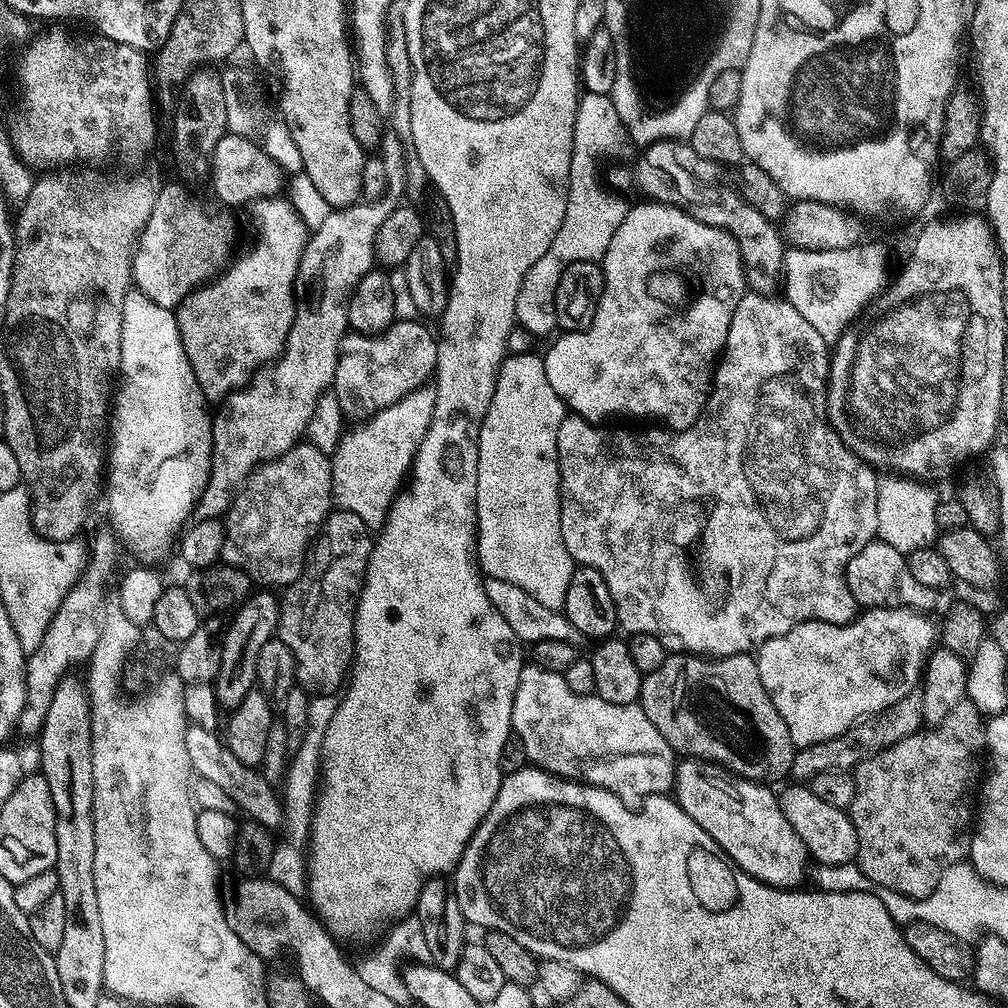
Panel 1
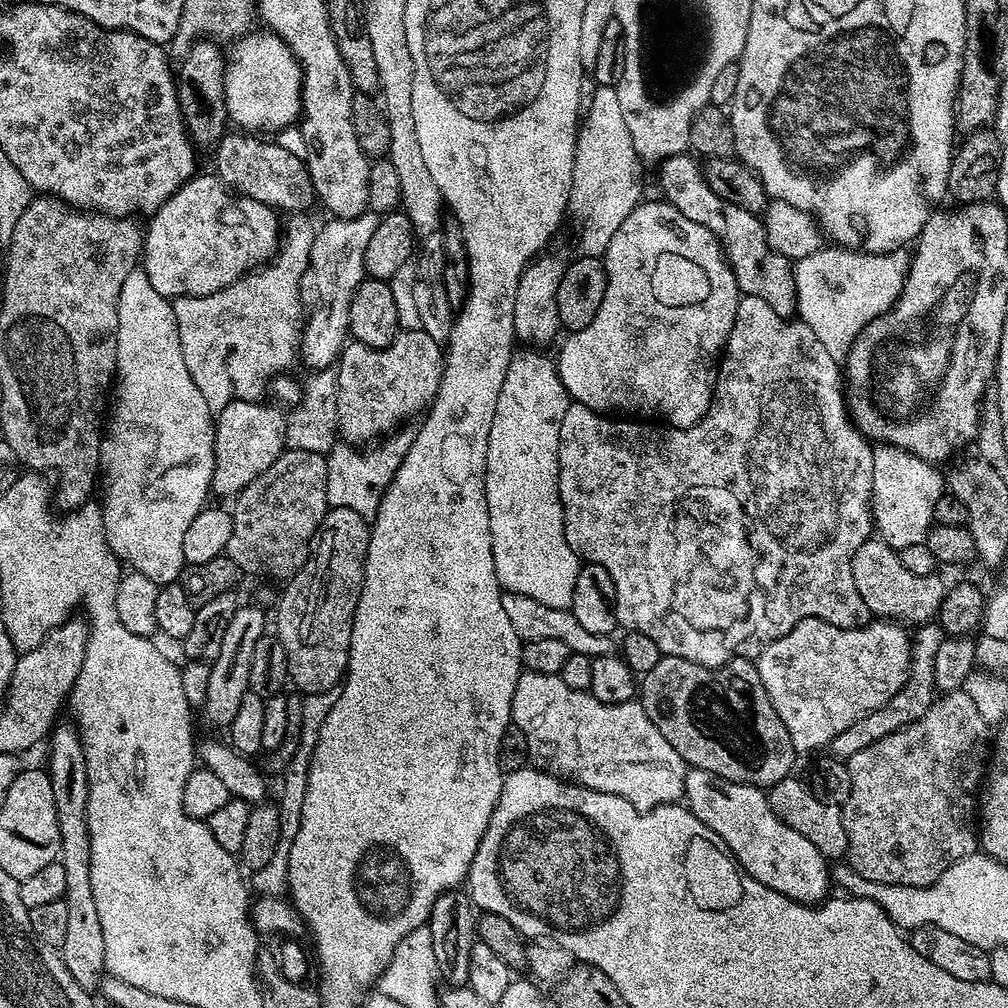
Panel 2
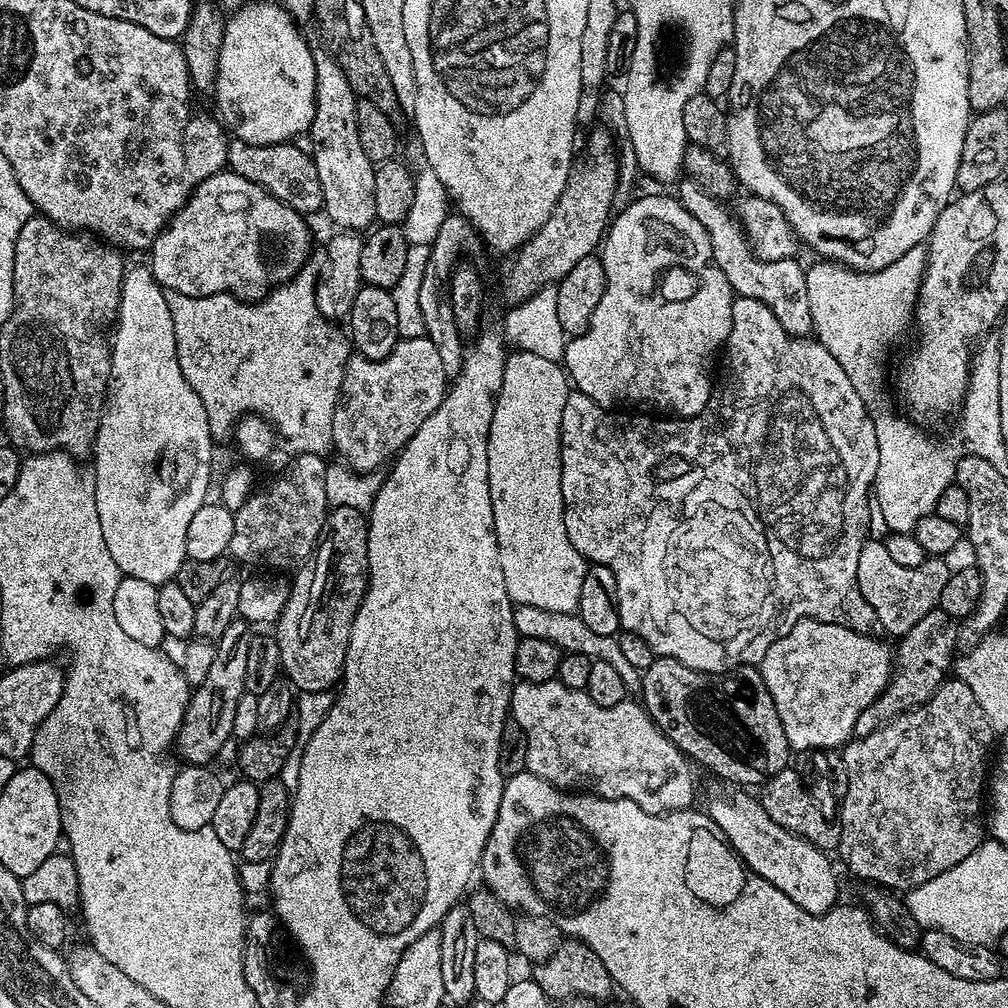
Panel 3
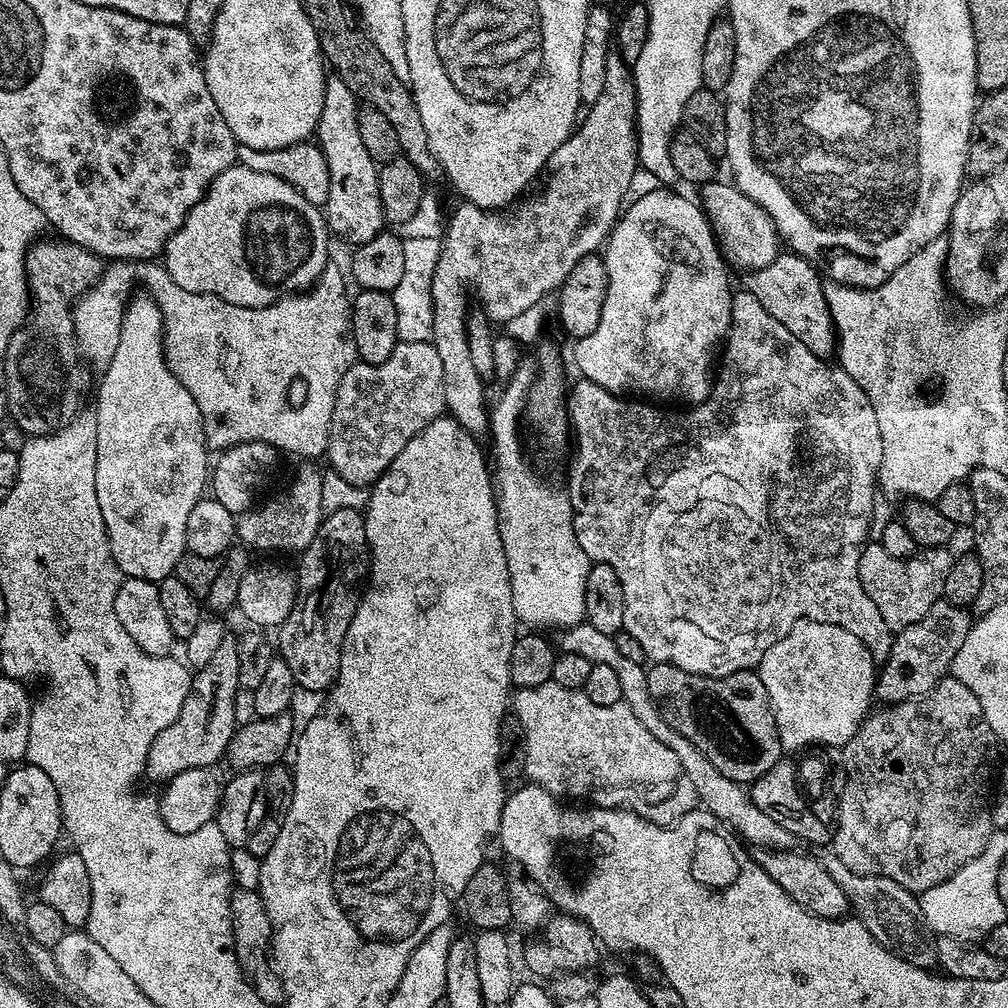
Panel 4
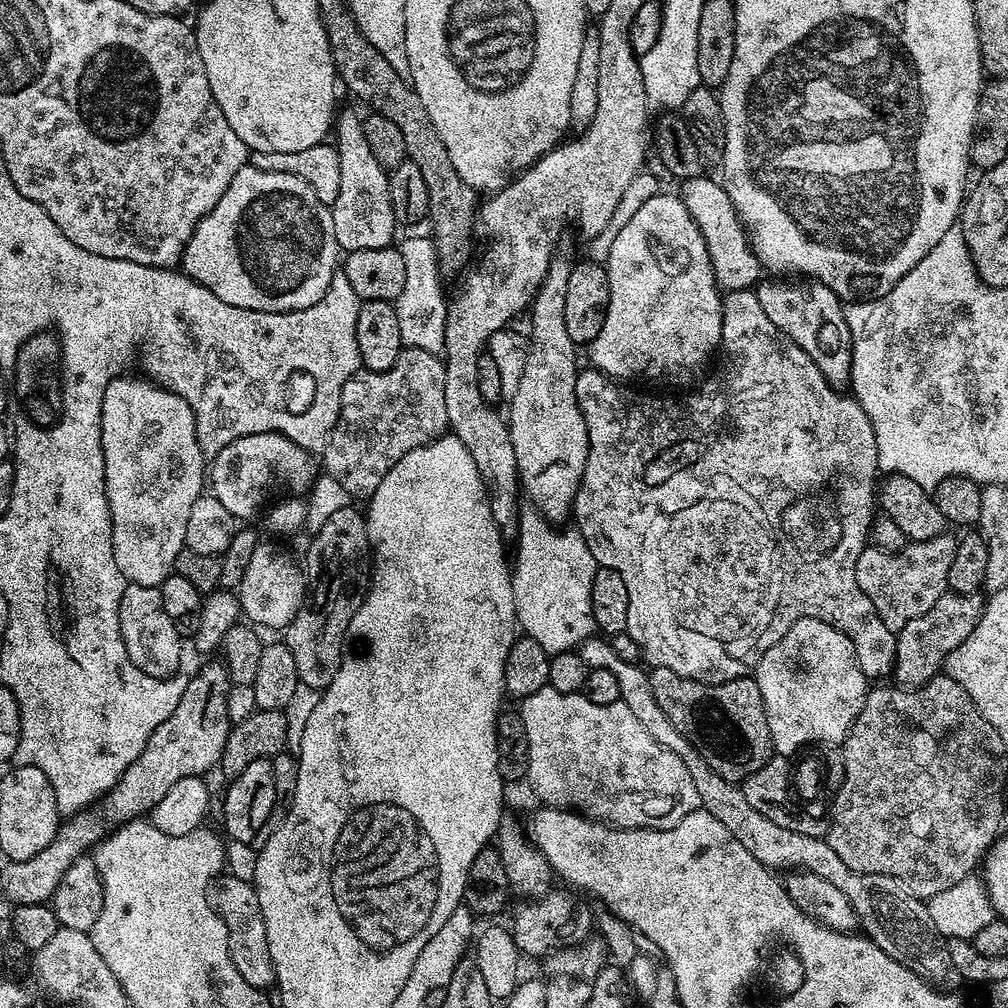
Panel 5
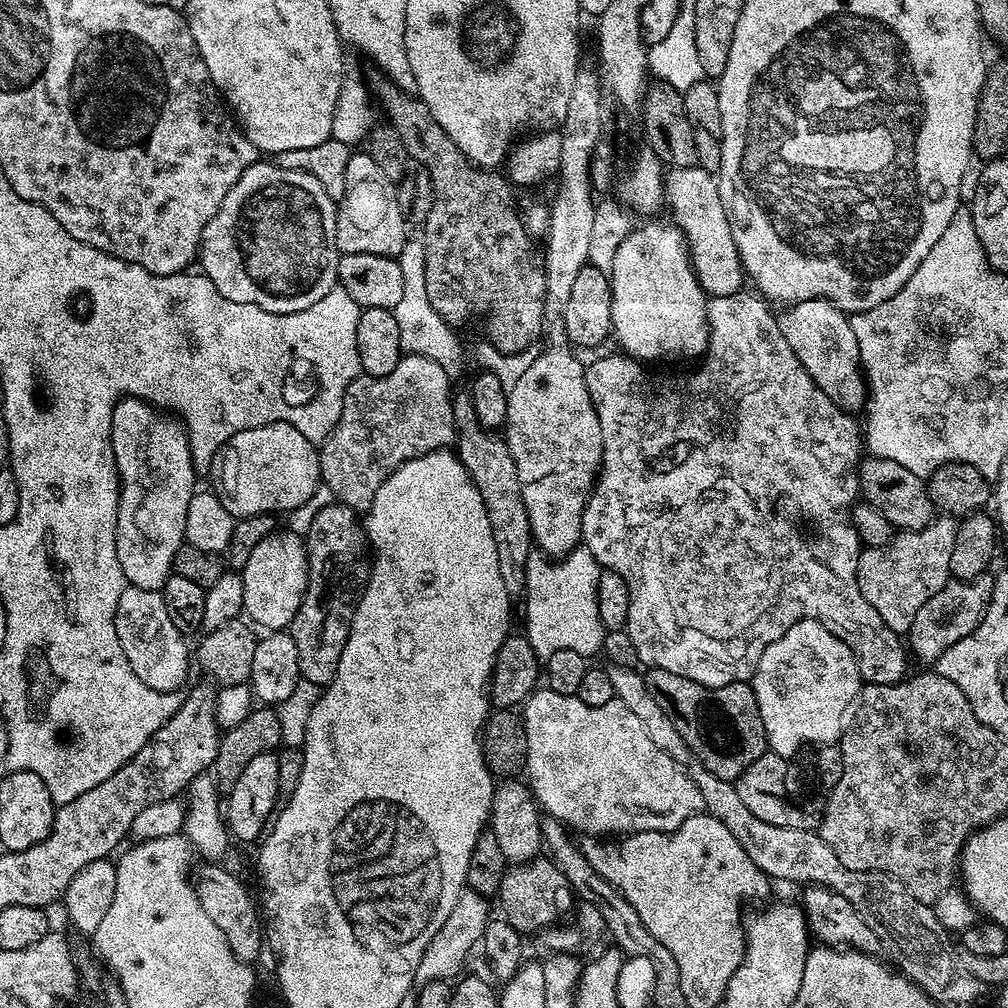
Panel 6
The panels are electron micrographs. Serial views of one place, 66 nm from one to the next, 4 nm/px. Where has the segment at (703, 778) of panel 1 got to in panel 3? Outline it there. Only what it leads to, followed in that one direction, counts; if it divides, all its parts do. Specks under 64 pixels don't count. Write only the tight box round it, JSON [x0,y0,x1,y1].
[706,790,840,916]

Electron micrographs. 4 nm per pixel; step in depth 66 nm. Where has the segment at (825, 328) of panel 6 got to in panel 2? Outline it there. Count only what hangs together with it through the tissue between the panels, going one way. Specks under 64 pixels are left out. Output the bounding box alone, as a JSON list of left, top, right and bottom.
[659,154,796,317]

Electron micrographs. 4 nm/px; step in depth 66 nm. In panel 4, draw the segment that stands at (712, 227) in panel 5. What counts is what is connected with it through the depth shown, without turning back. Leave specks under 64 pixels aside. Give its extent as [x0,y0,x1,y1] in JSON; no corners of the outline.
[699,182,782,273]

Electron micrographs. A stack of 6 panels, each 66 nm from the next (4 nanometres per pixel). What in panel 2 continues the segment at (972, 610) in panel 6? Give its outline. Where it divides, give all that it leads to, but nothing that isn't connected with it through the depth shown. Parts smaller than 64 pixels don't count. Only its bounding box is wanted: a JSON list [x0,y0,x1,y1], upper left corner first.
[830,622,946,762]

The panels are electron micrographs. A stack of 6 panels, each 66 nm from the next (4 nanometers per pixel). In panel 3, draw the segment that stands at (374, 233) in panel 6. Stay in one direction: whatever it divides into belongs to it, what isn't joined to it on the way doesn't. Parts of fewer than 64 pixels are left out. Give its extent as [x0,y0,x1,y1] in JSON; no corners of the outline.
[310,52,376,234]

